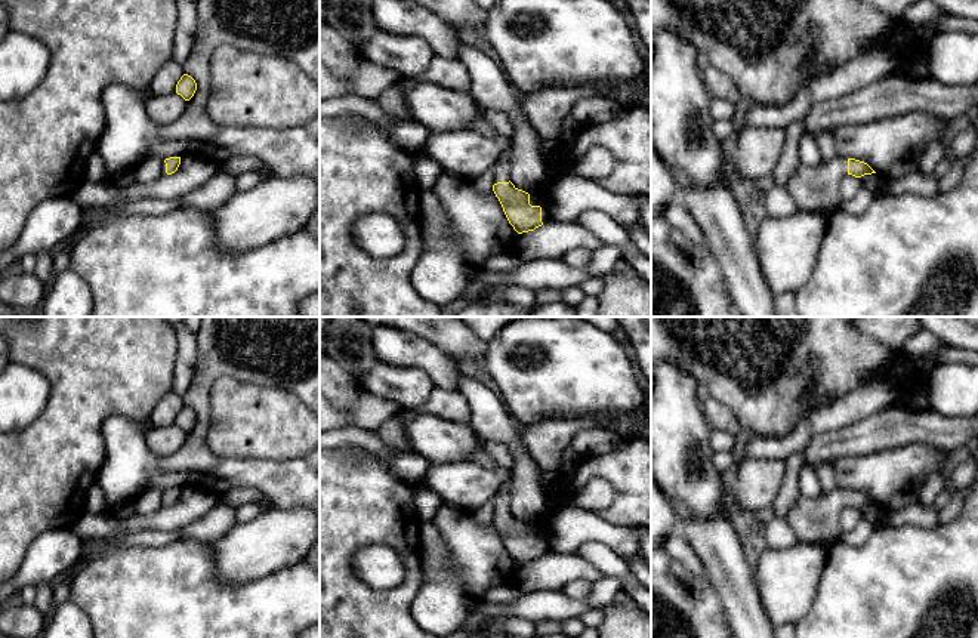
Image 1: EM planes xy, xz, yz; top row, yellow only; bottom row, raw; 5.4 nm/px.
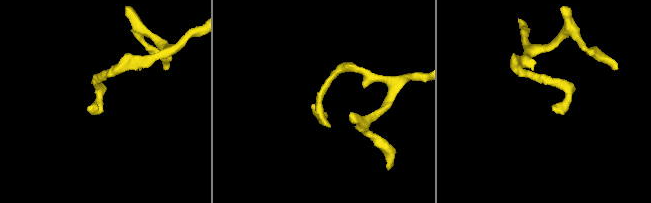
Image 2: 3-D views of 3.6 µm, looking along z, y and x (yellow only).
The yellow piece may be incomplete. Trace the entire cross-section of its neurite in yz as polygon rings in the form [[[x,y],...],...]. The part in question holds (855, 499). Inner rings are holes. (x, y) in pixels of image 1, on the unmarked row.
[[[836,488],[818,497],[799,496],[784,520],[793,528],[799,542],[811,545],[826,543],[829,548],[840,542],[840,511],[846,506],[861,509],[876,505],[867,494]]]

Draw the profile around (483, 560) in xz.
[[[442,503],[432,524],[453,554],[469,595],[484,598],[493,586],[515,583],[518,564],[494,523],[481,525],[469,511]]]

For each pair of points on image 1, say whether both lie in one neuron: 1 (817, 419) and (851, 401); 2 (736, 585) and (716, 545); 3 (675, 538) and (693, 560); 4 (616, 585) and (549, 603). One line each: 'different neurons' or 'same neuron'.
1: same neuron
2: same neuron
3: same neuron
4: same neuron

